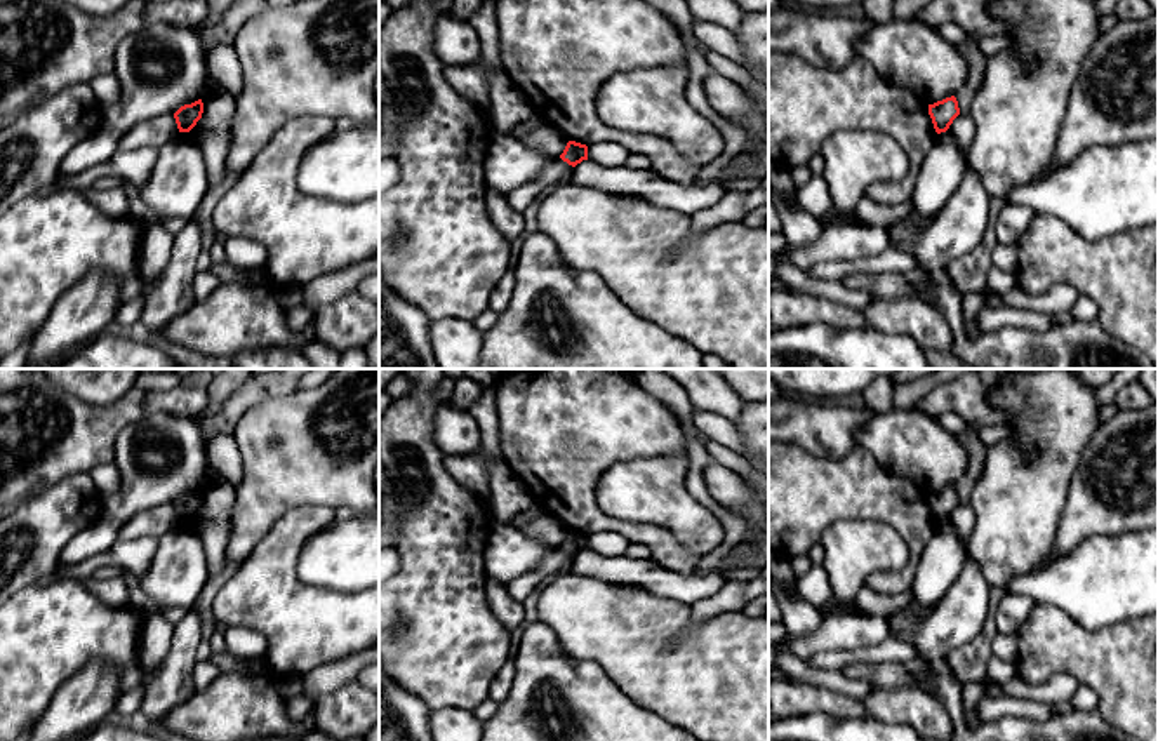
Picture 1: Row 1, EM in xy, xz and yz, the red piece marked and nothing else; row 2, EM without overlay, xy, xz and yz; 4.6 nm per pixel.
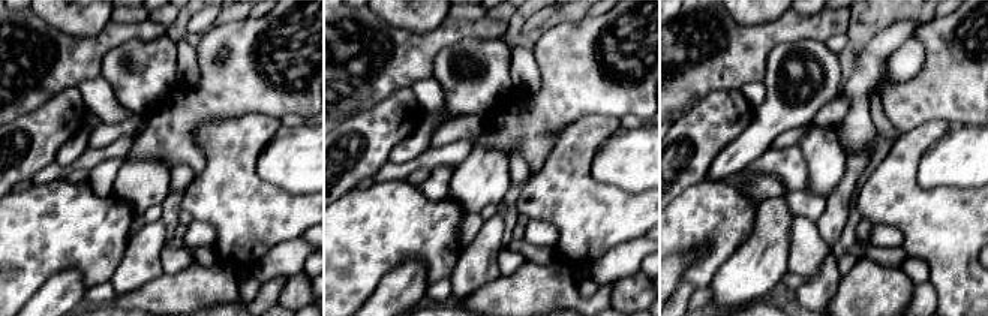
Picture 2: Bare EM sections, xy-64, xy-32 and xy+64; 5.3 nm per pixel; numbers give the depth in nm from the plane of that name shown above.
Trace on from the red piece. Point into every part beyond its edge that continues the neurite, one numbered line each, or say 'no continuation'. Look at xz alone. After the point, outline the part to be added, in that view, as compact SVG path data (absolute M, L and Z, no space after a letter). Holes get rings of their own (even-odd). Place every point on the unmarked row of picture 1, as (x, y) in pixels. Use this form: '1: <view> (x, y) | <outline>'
no continuation

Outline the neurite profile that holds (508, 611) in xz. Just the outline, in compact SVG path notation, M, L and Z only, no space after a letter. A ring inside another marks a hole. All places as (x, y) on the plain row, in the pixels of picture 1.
M489 579L485 584L485 598L490 612L506 626L509 633L522 626L525 618L523 604L509 597L506 583Z

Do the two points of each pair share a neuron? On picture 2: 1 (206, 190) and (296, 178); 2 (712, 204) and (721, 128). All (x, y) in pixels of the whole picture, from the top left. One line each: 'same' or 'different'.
1: different
2: different

